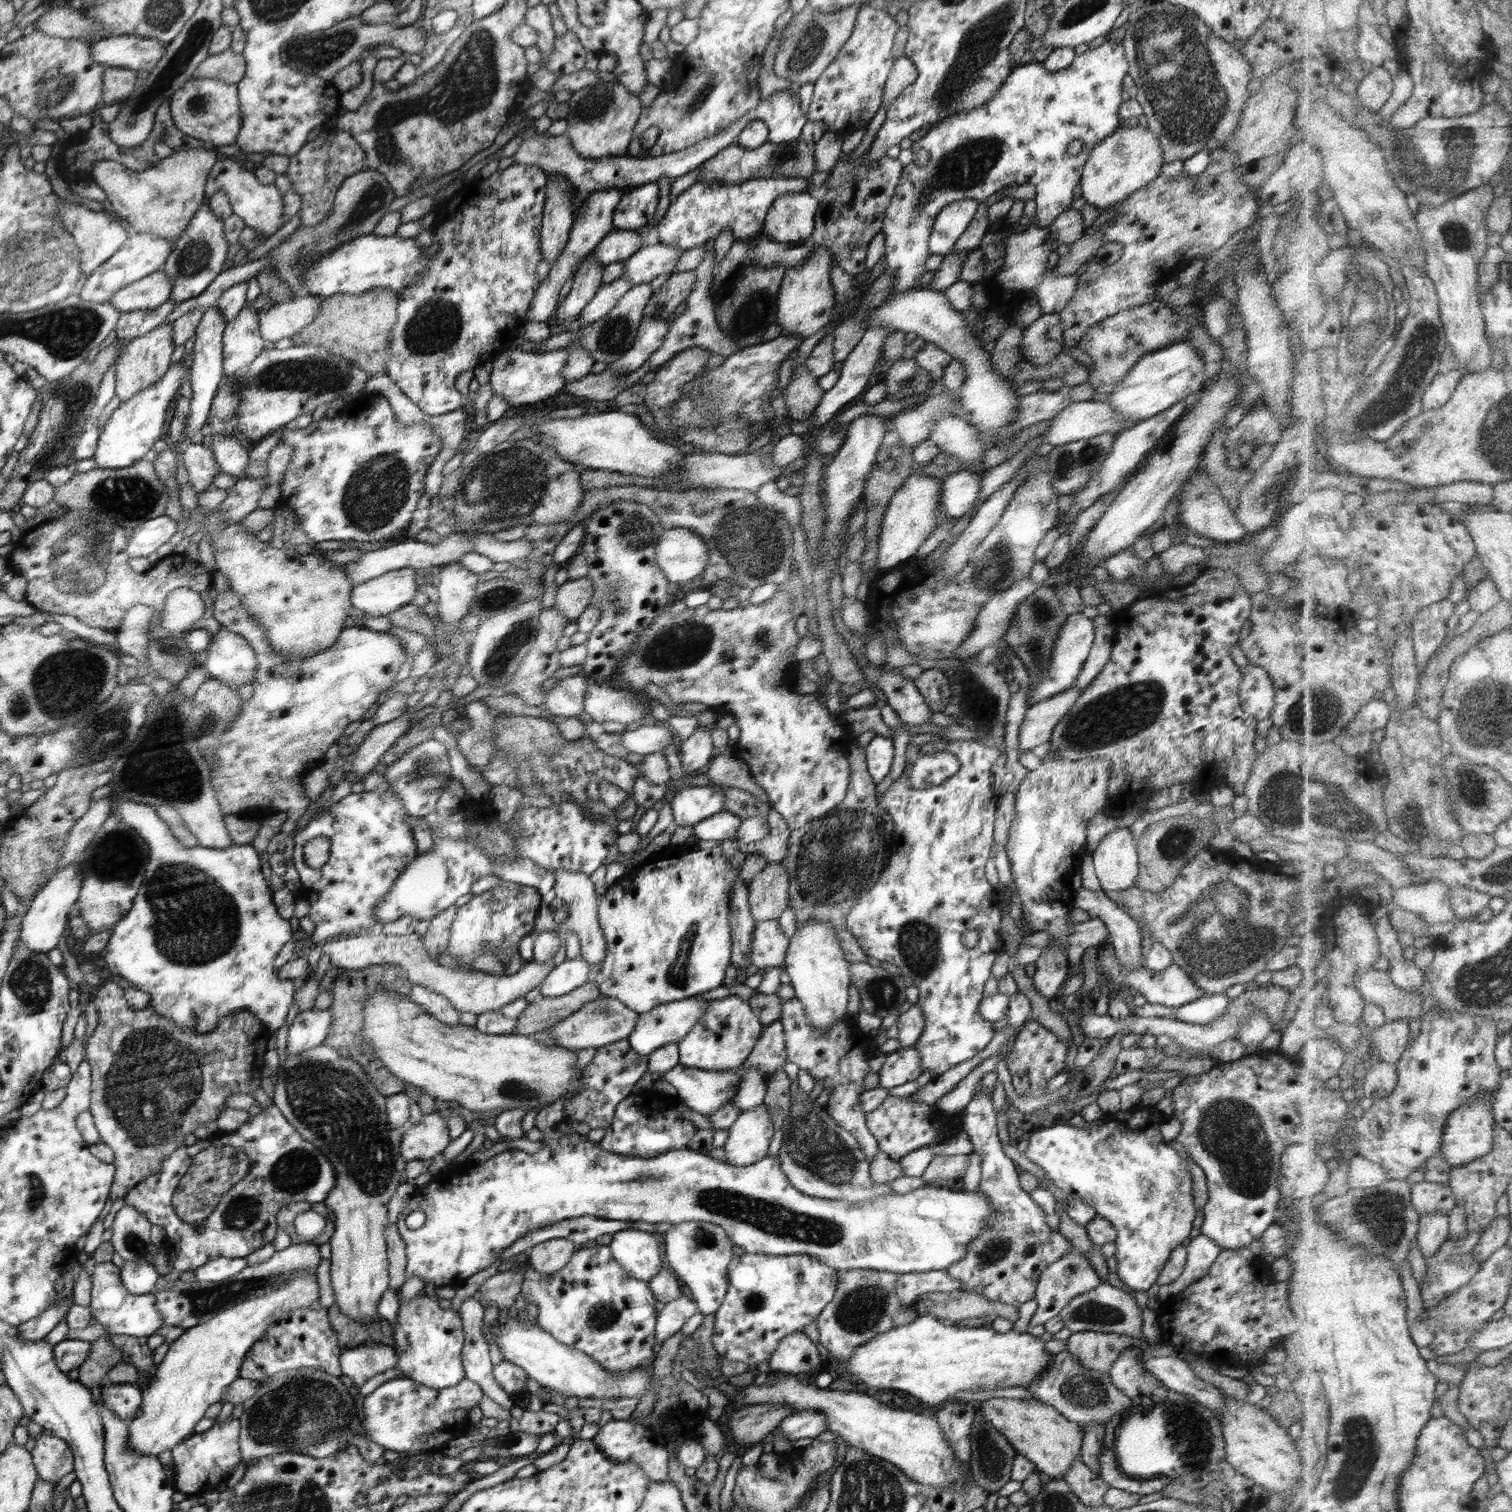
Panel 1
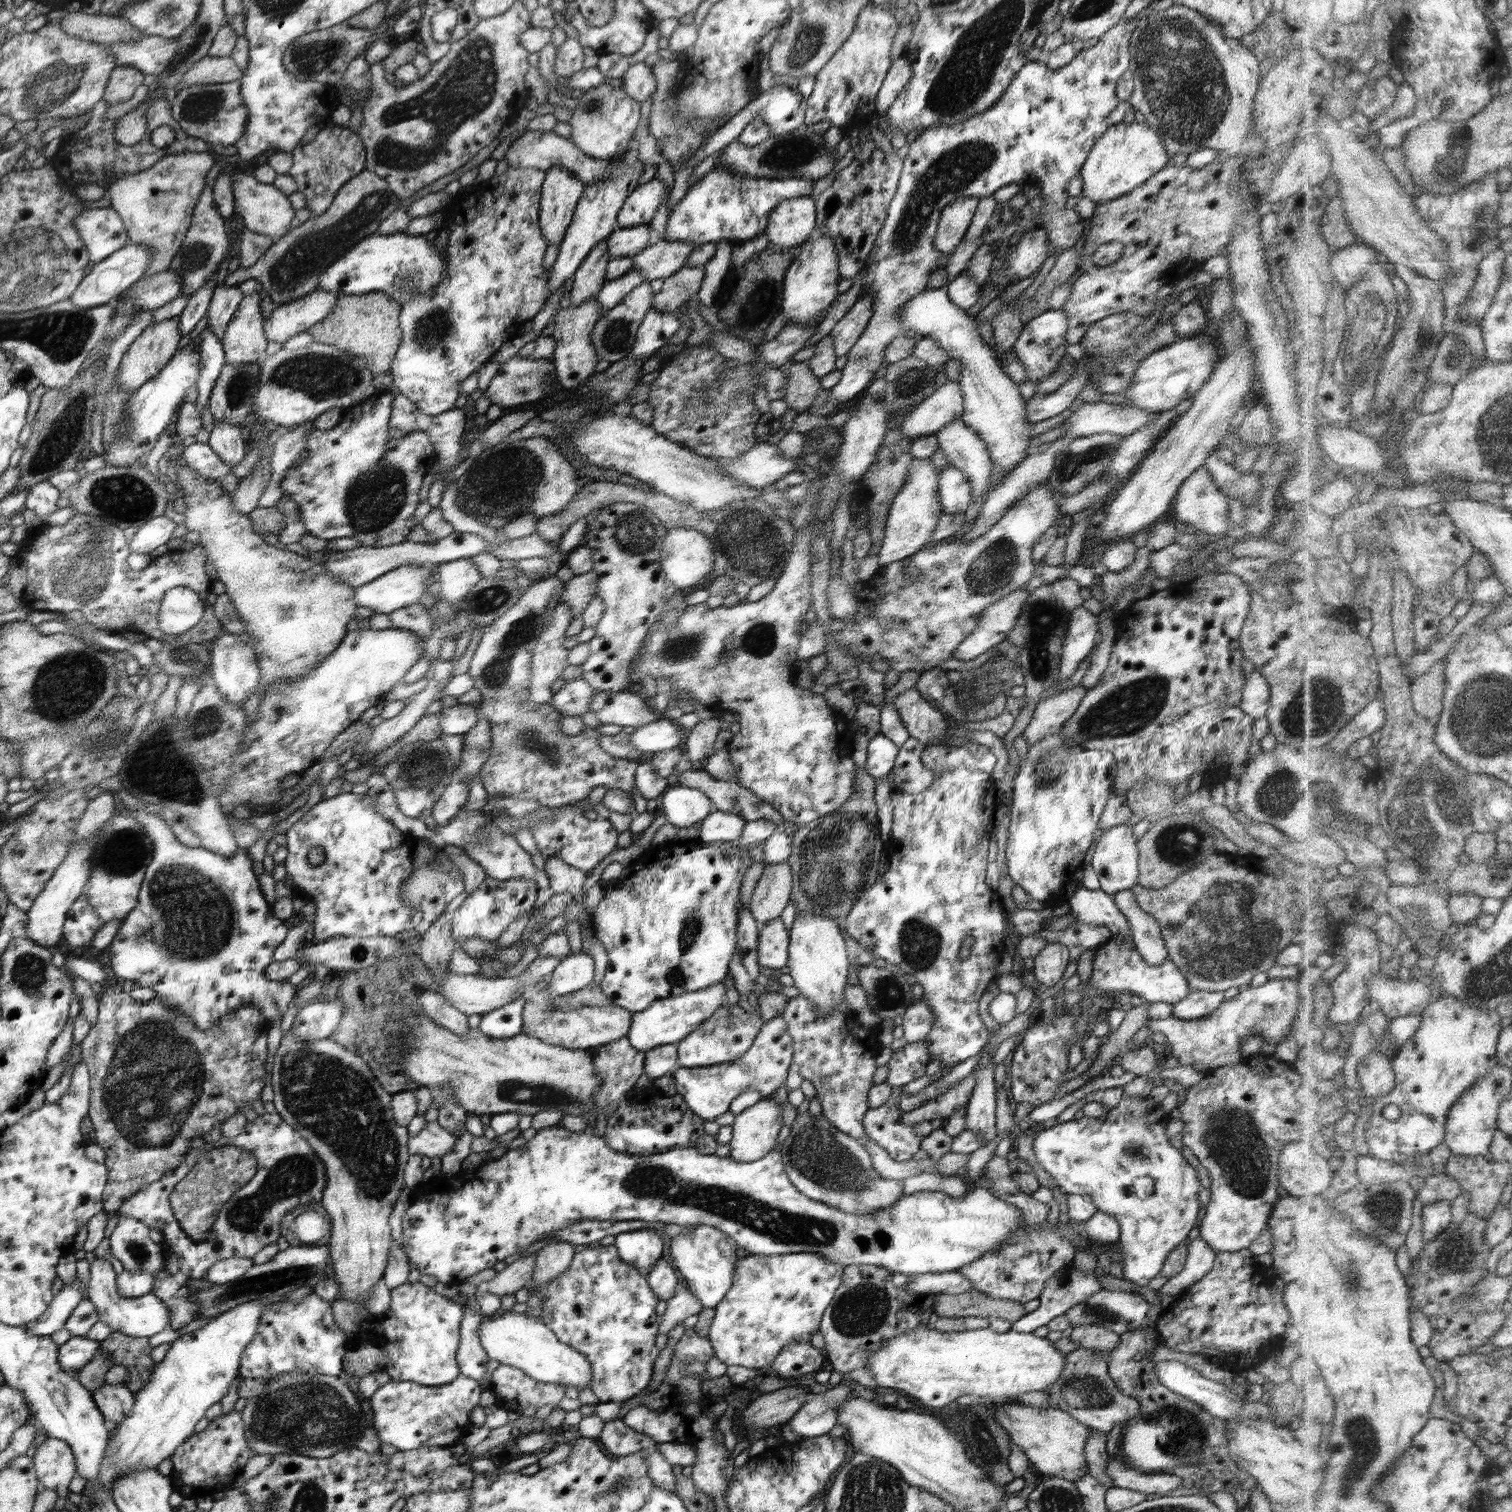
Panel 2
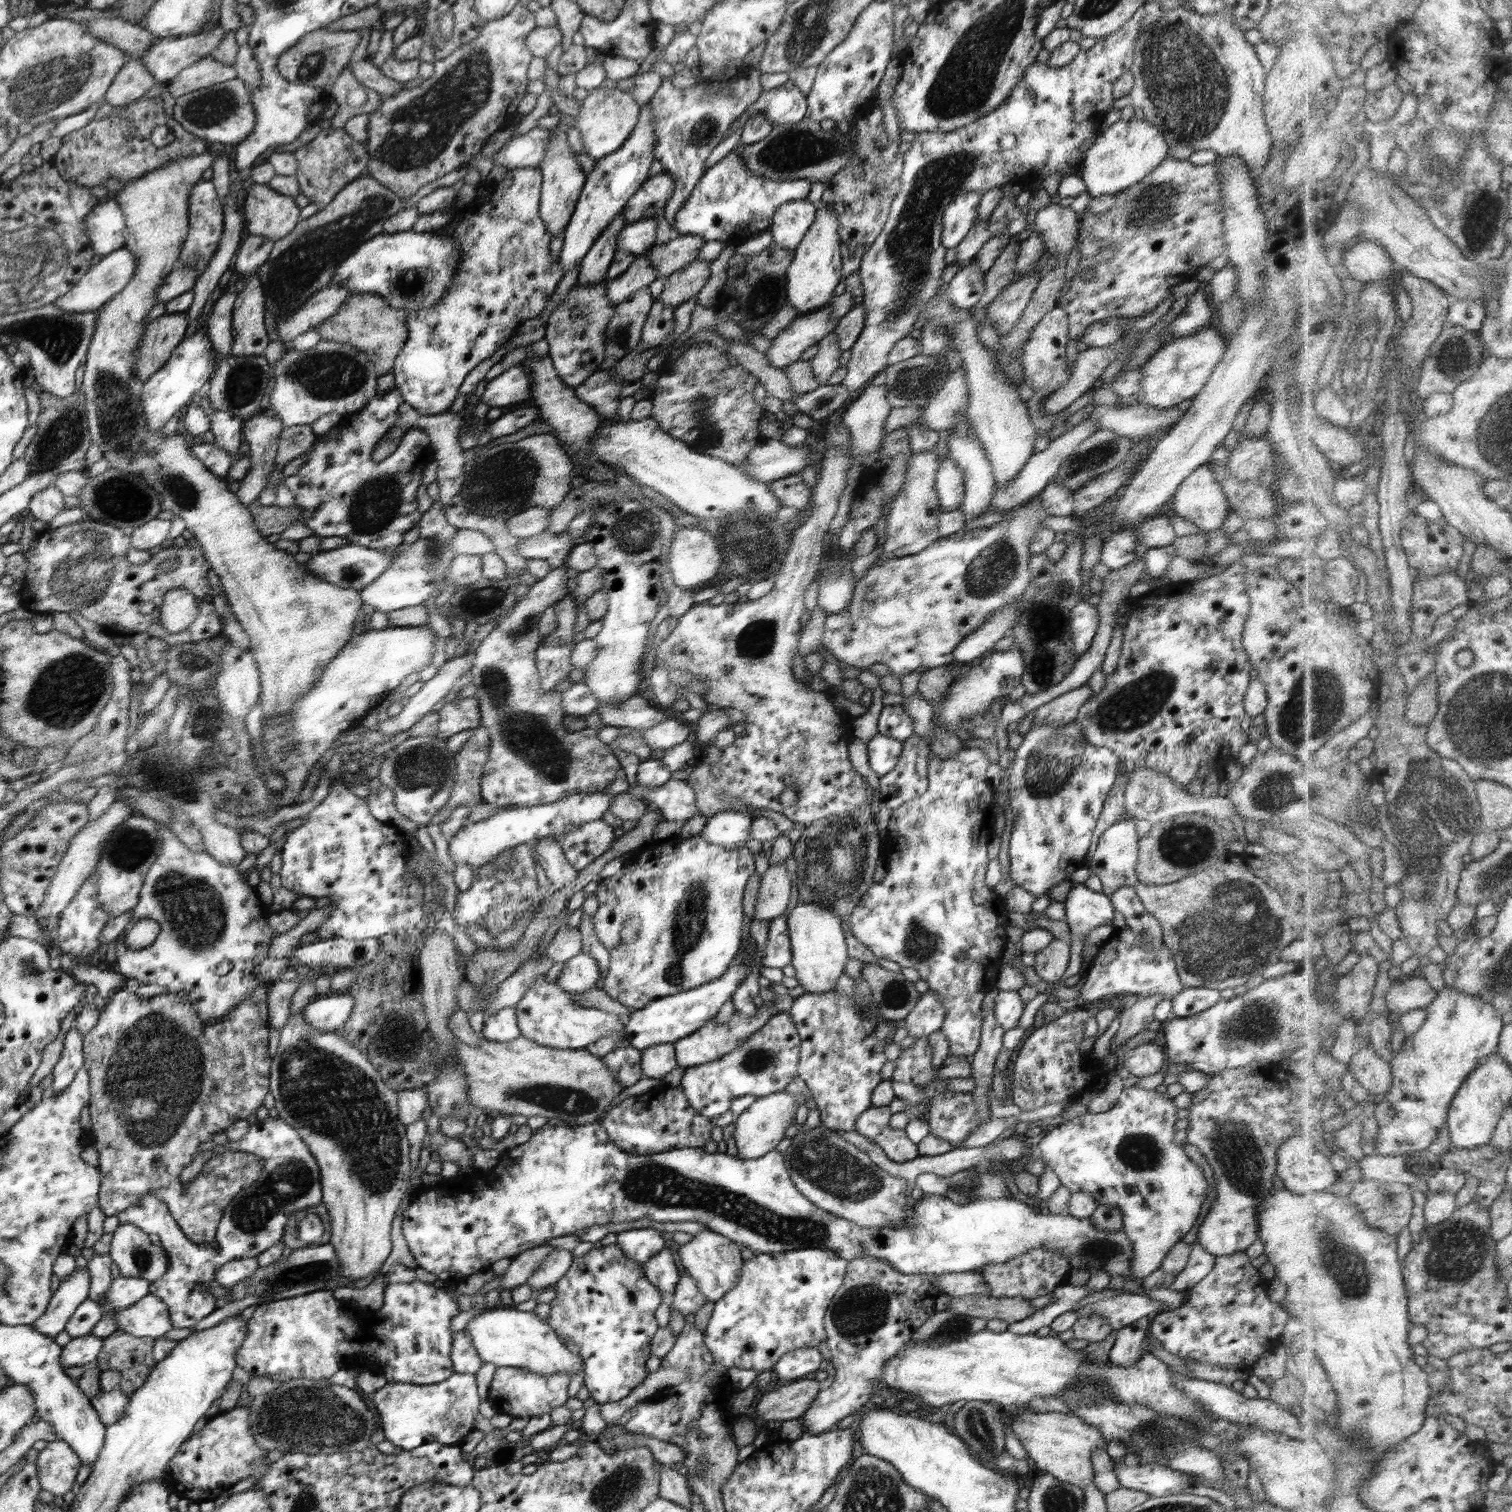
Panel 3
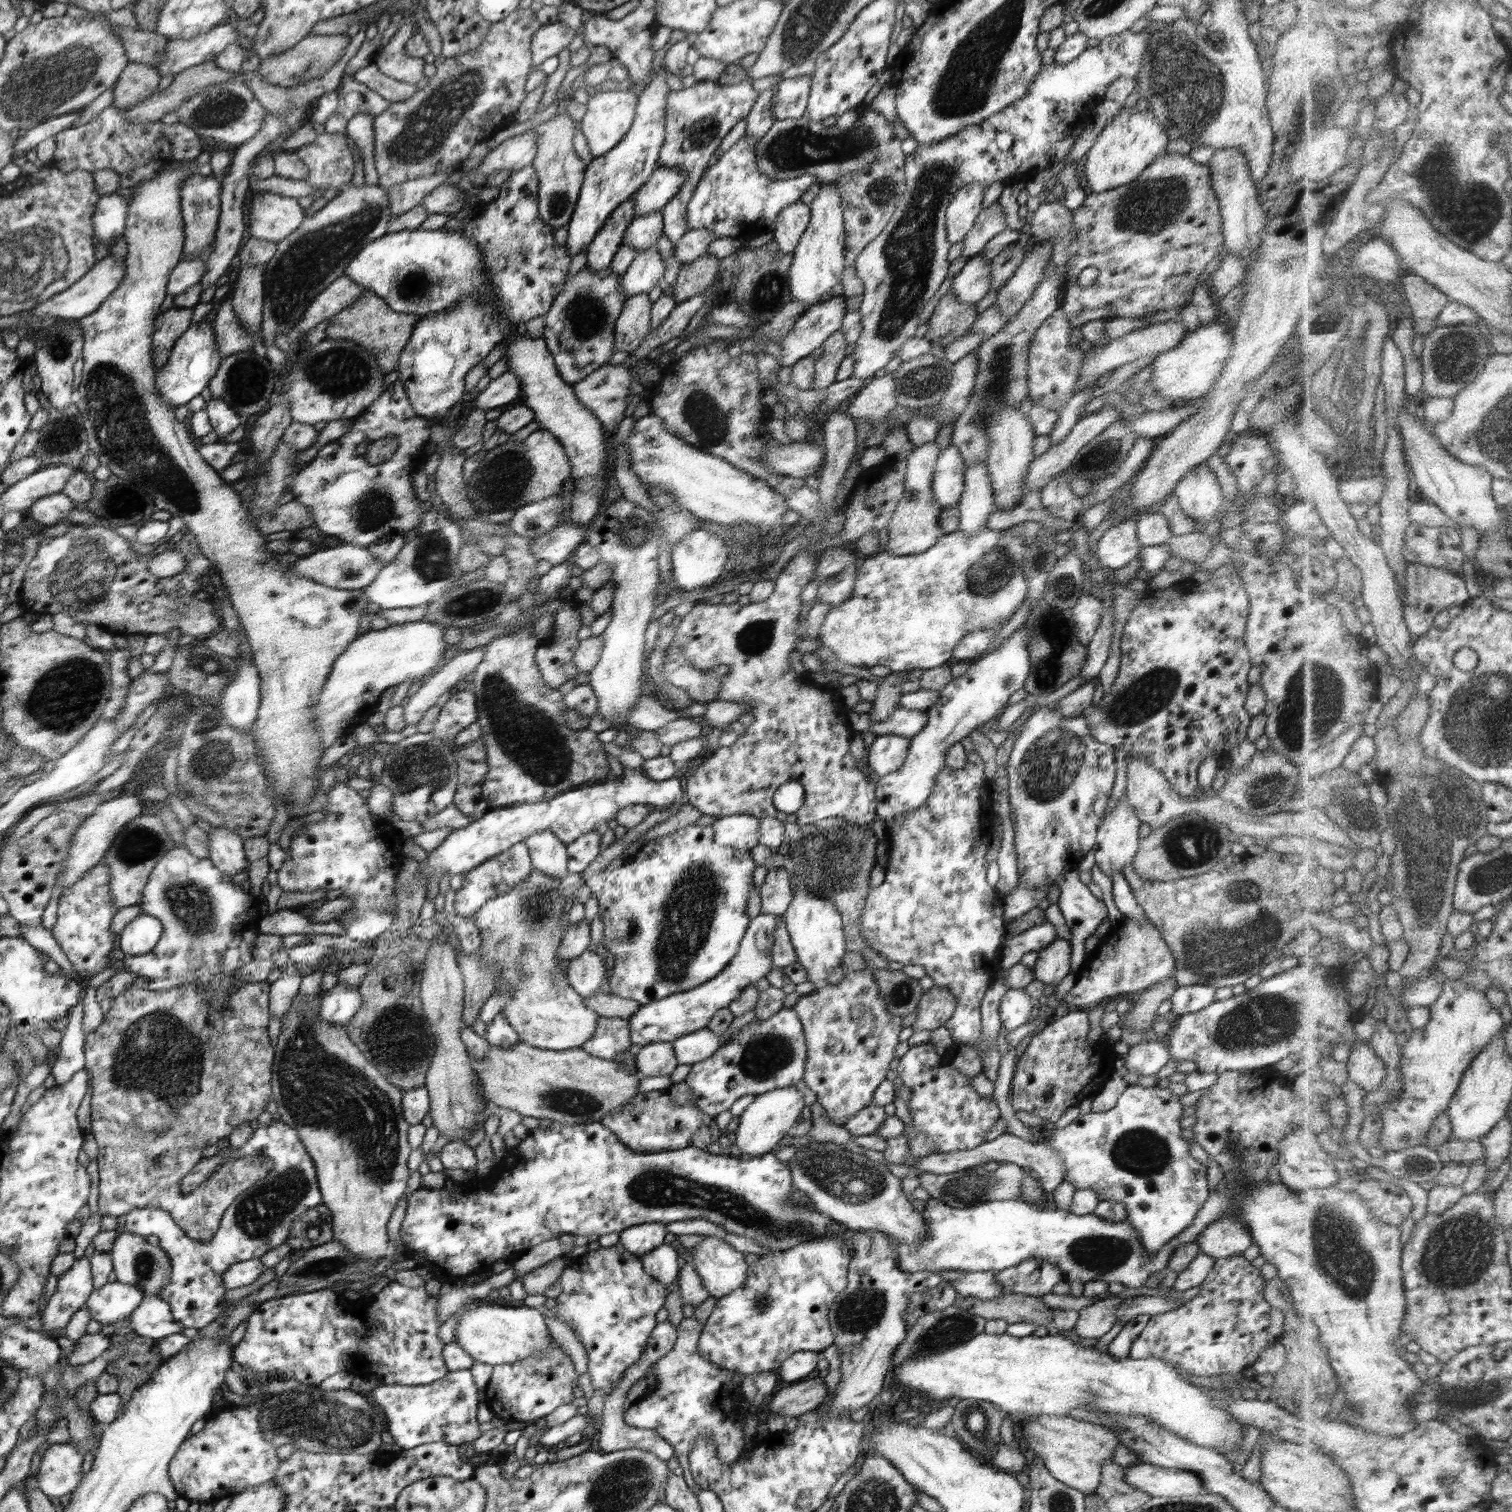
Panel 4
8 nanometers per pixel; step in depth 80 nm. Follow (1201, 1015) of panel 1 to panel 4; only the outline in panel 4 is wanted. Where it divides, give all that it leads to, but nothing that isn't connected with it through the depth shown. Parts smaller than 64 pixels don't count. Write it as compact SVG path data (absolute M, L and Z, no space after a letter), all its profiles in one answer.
M1201 984L1179 986L1169 998L1172 1004L1171 1016L1179 1017L1184 1014L1199 1012L1213 1004L1216 988Z

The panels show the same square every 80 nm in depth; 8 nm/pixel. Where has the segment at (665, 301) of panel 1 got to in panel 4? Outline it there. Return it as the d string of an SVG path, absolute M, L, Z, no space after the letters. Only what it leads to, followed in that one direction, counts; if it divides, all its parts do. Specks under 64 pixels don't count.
M706 253L692 262L682 264L674 287L671 290L666 288L666 292L676 299L677 304L701 295L715 284L719 276L719 262L720 259Z

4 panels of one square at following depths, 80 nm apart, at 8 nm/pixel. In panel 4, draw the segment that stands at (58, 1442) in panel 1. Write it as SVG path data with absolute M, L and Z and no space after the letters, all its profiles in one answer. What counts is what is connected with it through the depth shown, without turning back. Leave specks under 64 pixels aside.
M51 1444L35 1476L37 1488L50 1499L75 1492L83 1481L83 1455L72 1444Z

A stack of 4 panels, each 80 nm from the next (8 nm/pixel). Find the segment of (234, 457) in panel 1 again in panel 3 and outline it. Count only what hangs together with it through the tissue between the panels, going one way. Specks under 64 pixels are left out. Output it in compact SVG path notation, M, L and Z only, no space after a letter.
M214 410L210 432L214 435L214 446L226 450L232 458L238 453L243 441L243 424L234 414L224 410Z

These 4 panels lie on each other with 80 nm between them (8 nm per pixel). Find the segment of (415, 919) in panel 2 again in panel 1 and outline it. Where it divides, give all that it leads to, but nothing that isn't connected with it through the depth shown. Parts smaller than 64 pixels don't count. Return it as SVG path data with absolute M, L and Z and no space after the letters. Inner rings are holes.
M389 788L384 793L376 793L374 791L362 791L360 793L349 794L338 802L330 803L323 811L320 811L319 813L316 813L313 817L311 817L308 824L306 824L306 826L304 826L304 828L302 828L300 832L296 831L295 833L293 833L294 852L292 856L292 863L294 863L294 868L296 868L296 871L298 871L298 875L300 875L300 884L302 886L300 888L299 896L303 897L310 903L309 918L316 925L314 930L316 946L321 945L326 941L331 940L332 938L339 937L340 935L346 935L351 937L356 937L357 935L380 934L401 936L414 933L414 929L419 922L419 920L414 917L404 917L400 918L400 920L388 922L388 924L382 924L382 921L376 920L376 918L372 916L372 913L374 913L374 909L376 909L376 907L378 907L378 903L380 903L380 899L386 897L386 895L390 893L392 885L394 885L396 879L400 877L400 874L404 873L404 870L406 870L408 865L412 863L412 860L417 857L416 841L414 840L412 828L406 825L406 823L404 823L404 819L408 817L410 816L409 814L406 814L404 802L402 802L397 797L397 794L395 794L395 790L393 790L392 788ZM317 836L327 836L329 838L330 854L326 864L324 864L324 866L320 867L319 869L314 870L313 868L310 868L310 866L308 866L306 862L304 862L303 848L306 842L310 842L310 840L316 838Z

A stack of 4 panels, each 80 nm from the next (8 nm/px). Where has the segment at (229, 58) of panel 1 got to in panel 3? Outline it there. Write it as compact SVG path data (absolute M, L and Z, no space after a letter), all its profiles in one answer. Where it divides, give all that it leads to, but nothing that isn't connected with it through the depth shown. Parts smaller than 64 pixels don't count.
M208 56L183 69L178 77L168 83L167 88L172 98L177 99L193 90L236 78L237 70L232 64L224 64Z

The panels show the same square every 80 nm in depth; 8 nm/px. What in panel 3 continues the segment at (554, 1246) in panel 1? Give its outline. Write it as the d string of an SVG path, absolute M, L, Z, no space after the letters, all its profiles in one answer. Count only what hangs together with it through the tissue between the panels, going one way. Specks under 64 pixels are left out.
M555 1248L528 1278L528 1286L534 1292L553 1287L568 1272L573 1260L574 1256L570 1251Z

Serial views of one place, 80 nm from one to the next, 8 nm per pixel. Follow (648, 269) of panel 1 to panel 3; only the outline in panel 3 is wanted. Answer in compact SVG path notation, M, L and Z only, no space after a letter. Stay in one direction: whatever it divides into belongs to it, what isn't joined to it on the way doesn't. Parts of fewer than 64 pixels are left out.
M675 234L663 247L655 245L644 254L657 270L659 278L665 279L697 259L700 247L706 242L698 235Z

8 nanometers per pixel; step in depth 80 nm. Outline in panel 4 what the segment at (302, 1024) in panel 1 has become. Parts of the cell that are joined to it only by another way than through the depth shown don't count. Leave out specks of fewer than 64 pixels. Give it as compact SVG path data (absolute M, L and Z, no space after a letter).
M337 983L330 990L324 991L318 1003L318 1016L324 1021L346 1026L363 1005L361 992L356 987Z

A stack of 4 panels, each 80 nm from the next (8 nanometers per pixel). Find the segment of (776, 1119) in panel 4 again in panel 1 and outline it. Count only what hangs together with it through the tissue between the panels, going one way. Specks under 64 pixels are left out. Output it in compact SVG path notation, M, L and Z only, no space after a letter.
M764 1103L740 1113L728 1129L724 1160L734 1166L750 1166L766 1158L774 1132L772 1117Z

